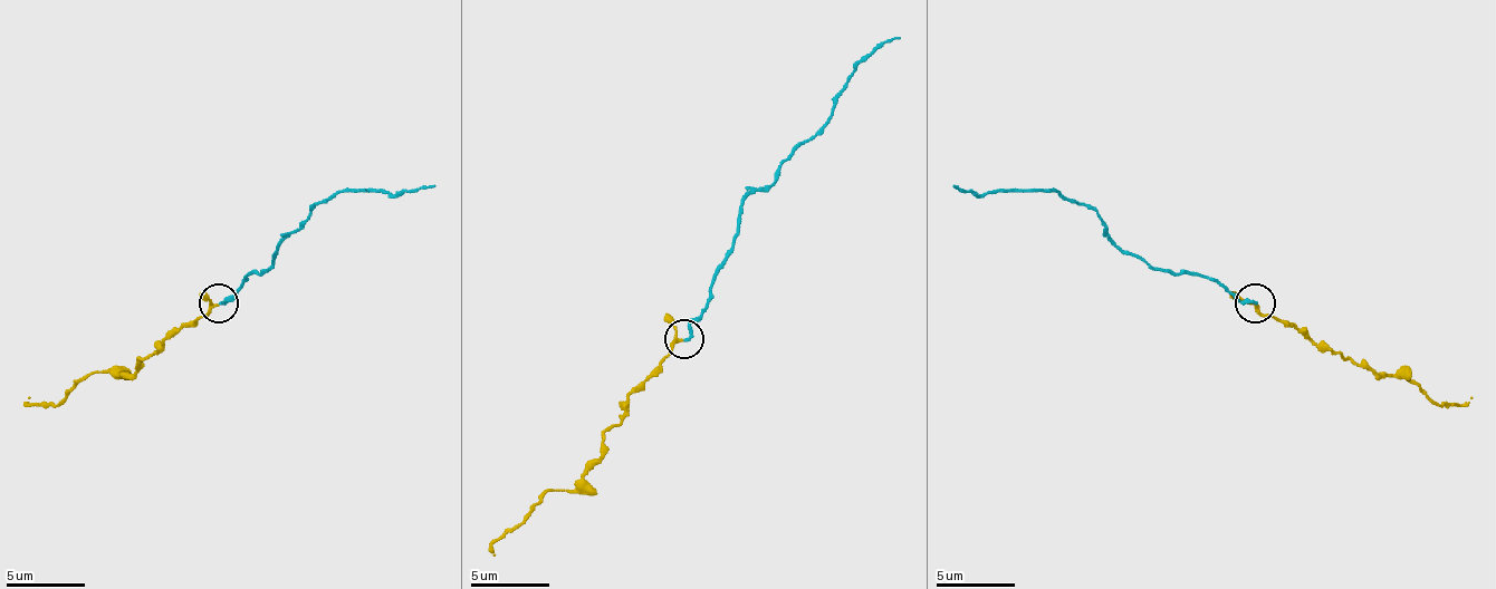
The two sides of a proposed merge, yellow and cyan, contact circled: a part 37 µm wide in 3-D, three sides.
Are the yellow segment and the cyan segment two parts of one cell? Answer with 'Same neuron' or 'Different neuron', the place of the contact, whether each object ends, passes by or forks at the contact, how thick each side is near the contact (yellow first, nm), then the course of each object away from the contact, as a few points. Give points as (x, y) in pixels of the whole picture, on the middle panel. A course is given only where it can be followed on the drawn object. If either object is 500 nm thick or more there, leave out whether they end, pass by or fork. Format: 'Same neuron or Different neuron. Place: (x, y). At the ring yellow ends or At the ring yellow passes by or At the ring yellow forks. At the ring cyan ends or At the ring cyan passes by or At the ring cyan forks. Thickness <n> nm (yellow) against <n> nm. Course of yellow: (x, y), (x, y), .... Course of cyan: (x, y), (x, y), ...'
Same neuron. Place: (683, 338). At the ring yellow passes by. At the ring cyan ends. Thickness 180 nm (yellow) against 220 nm. Course of yellow: (681, 339), (630, 395), (630, 411), (606, 434), (598, 462), (508, 528), (492, 544), (496, 556). Course of cyan: (684, 339), (689, 324), (708, 300), (740, 210), (826, 123), (834, 96), (862, 60), (901, 37)

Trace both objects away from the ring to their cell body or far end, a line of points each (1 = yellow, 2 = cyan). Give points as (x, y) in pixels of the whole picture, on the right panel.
1: (1256, 302), (1311, 341), (1326, 346), (1350, 361), (1378, 373), (1406, 373), (1432, 401), (1460, 404), (1473, 396)
2: (1256, 302), (1240, 302), (1217, 282), (1125, 254), (1083, 204), (1039, 192), (977, 196), (952, 184)

